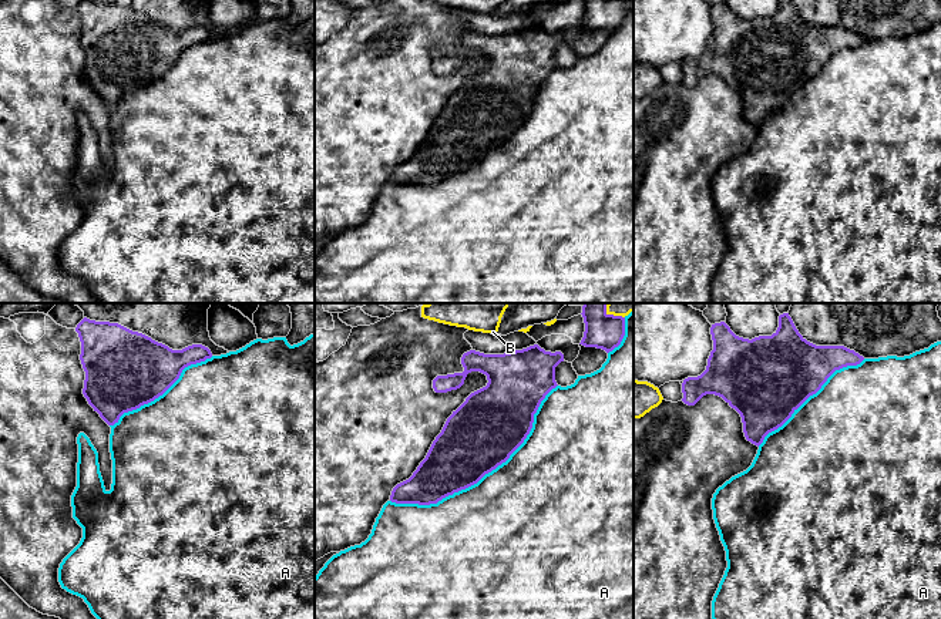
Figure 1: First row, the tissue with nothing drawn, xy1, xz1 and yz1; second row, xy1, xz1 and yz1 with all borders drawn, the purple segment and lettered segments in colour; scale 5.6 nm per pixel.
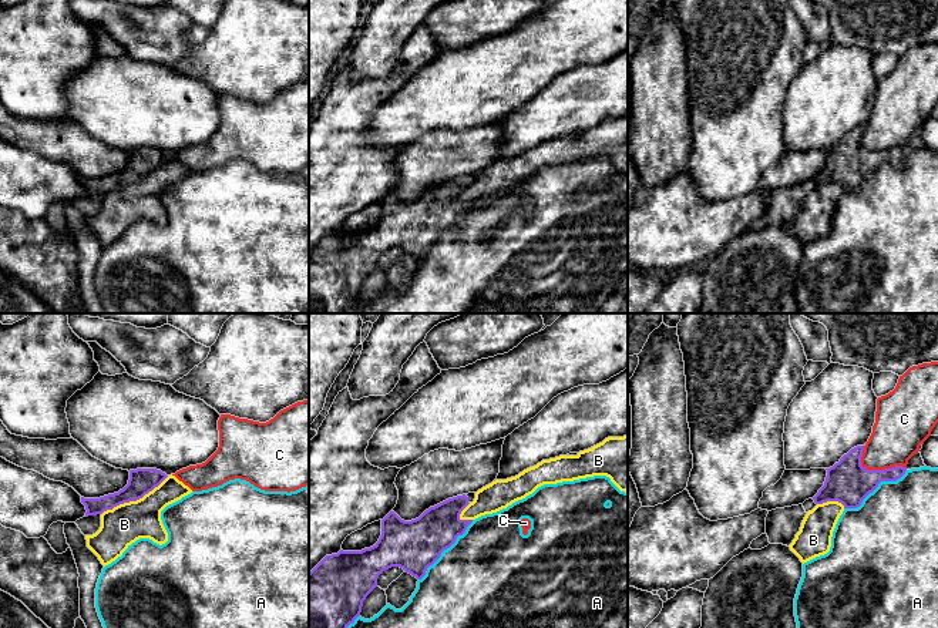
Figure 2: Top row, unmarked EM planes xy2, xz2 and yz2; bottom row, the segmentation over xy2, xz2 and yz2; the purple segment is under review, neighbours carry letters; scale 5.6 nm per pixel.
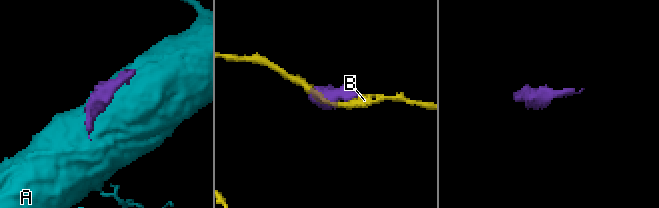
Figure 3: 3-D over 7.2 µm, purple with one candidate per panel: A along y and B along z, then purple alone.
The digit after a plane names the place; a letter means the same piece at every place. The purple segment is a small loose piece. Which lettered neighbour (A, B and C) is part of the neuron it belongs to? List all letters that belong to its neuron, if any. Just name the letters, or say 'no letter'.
no letter

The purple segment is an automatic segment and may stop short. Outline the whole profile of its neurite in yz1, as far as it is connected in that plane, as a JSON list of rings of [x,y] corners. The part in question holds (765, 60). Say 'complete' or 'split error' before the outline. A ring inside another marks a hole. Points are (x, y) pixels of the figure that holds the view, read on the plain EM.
complete; [[[779,0],[779,9],[772,17],[752,21],[736,17],[725,3],[712,6],[710,16],[713,31],[706,51],[698,58],[683,61],[682,83],[695,87],[706,75],[722,78],[740,95],[746,121],[757,128],[816,75],[836,51],[864,41],[844,27],[816,27],[807,23],[792,0]]]

